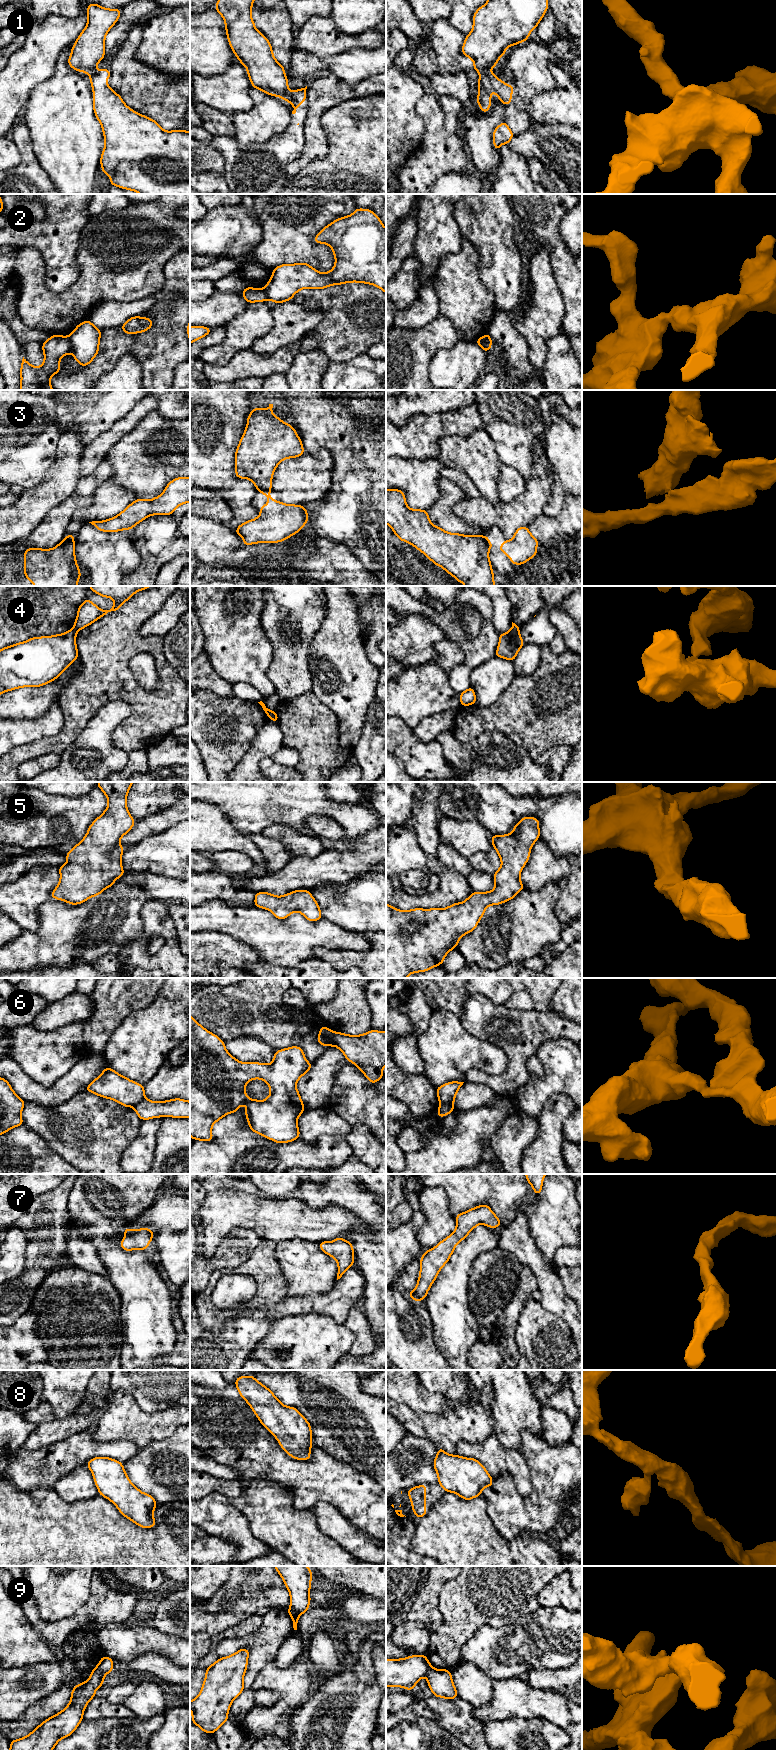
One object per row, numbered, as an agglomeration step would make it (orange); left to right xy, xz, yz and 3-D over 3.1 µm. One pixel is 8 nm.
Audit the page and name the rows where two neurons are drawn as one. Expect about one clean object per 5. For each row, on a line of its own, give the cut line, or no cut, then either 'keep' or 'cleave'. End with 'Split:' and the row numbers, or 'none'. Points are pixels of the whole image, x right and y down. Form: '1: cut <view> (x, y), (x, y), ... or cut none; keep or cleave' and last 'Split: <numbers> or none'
1: cut xz (291, 92), (286, 100); cleave
2: cut xy (68, 337), (71, 343), (71, 351); cleave
3: cut xz (269, 489), (260, 489), (258, 491); cleave
4: cut xz (272, 711), (269, 718); cleave
5: cut none; keep
6: cut xz (331, 1031), (333, 1045); cleave
7: cut none; keep
8: cut none; keep
9: cut xz (290, 1607), (300, 1614); cleave
Split: 1, 2, 3, 4, 6, 9

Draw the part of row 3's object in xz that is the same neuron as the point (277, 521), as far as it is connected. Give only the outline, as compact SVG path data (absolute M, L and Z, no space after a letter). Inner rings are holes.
M270 490L258 492L268 498L268 503L261 506L257 518L245 521L234 530L243 538L243 545L284 541L299 532L308 522L308 512L304 506L275 501L270 496Z

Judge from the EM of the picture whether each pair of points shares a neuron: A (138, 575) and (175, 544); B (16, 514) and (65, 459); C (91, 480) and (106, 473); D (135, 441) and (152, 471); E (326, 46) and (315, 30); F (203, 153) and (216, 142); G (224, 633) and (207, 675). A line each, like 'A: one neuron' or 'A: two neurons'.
A: one neuron
B: one neuron
C: one neuron
D: one neuron
E: one neuron
F: two neurons
G: two neurons

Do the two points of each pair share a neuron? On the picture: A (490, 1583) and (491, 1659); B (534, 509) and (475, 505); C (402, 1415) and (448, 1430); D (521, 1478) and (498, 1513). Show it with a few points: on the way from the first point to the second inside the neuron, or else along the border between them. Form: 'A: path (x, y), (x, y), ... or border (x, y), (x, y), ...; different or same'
A: border (514, 1621), (496, 1627), (481, 1625), (470, 1637); different
B: path (519, 512), (490, 512); same
C: path (413, 1422), (420, 1425), (437, 1427); same
D: border (493, 1478), (508, 1473), (524, 1497), (533, 1489); different

